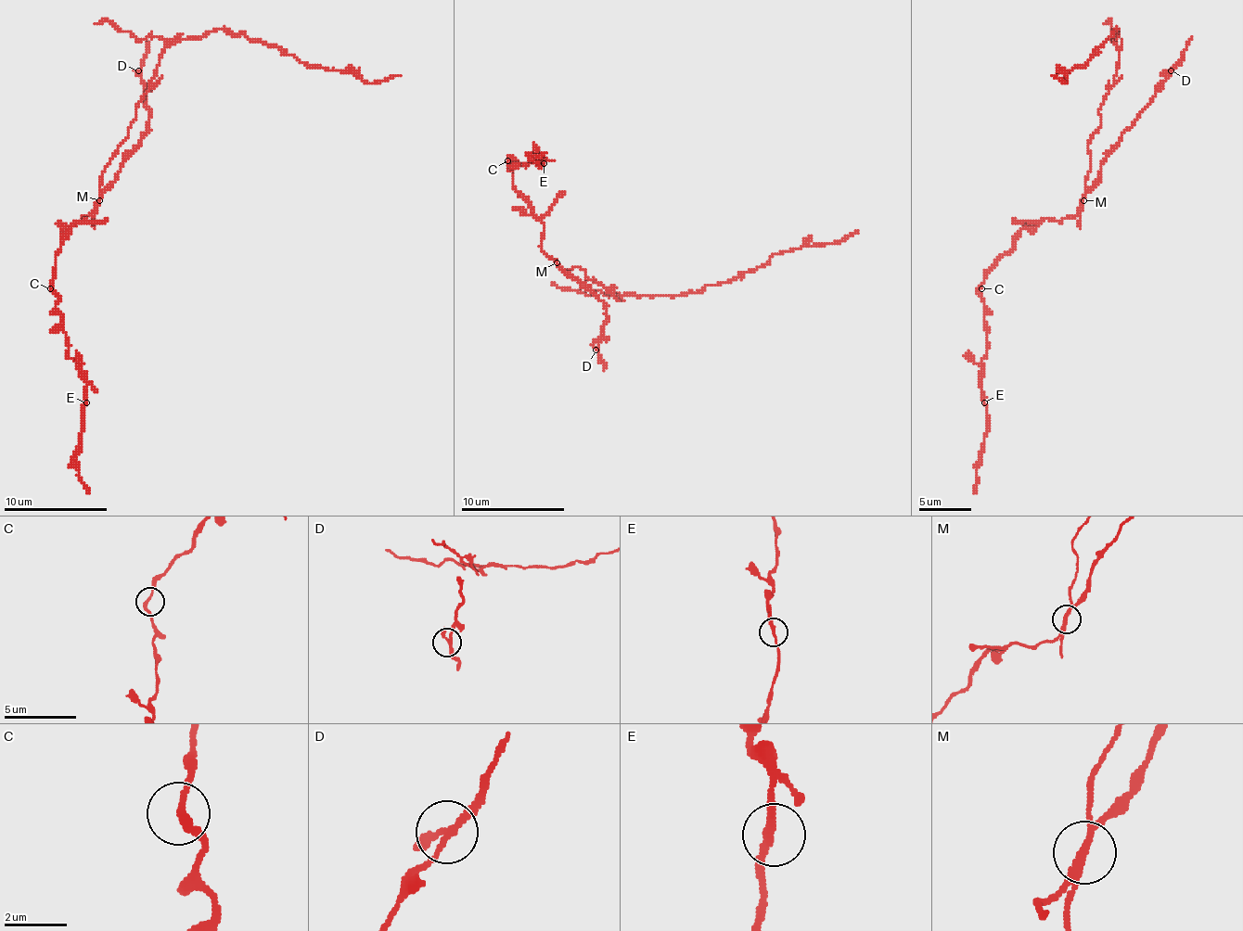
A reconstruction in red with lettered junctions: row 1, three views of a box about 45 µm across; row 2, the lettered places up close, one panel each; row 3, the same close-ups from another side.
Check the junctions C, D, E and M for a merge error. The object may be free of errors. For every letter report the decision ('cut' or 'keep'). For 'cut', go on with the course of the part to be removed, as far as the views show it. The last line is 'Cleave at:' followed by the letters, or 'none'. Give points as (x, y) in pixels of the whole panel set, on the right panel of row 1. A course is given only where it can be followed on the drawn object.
C: keep
D: keep
E: keep
M: cut; course (1082, 200), (1088, 140), (1114, 83), (1116, 29), (1065, 83), (1052, 75)
Cleave at: M

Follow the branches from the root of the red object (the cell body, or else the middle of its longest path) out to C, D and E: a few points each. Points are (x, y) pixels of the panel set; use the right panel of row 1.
C: (1090, 169), (1082, 208), (1075, 215), (1059, 221), (1031, 221), (987, 275), (981, 288)
D: (1090, 169), (1085, 182), (1088, 189), (1098, 179), (1103, 159), (1171, 70)
E: (1090, 169), (1082, 208), (1059, 221), (1031, 221), (979, 291), (987, 330), (987, 356), (981, 361), (984, 402)

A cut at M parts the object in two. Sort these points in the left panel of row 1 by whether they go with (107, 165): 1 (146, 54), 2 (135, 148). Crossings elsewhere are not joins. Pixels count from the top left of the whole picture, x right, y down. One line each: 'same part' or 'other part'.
1: other part
2: other part

